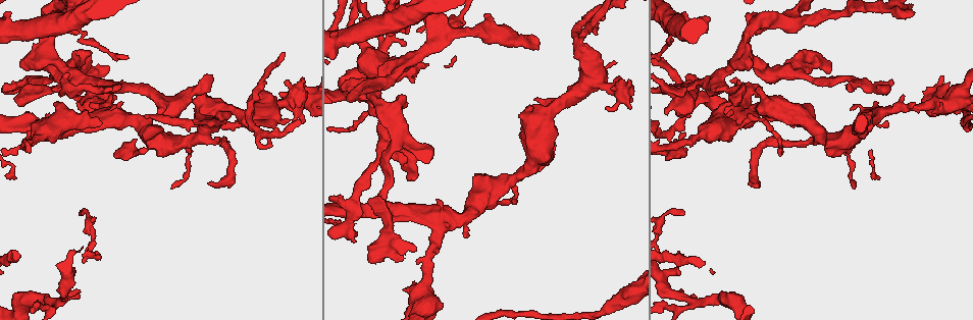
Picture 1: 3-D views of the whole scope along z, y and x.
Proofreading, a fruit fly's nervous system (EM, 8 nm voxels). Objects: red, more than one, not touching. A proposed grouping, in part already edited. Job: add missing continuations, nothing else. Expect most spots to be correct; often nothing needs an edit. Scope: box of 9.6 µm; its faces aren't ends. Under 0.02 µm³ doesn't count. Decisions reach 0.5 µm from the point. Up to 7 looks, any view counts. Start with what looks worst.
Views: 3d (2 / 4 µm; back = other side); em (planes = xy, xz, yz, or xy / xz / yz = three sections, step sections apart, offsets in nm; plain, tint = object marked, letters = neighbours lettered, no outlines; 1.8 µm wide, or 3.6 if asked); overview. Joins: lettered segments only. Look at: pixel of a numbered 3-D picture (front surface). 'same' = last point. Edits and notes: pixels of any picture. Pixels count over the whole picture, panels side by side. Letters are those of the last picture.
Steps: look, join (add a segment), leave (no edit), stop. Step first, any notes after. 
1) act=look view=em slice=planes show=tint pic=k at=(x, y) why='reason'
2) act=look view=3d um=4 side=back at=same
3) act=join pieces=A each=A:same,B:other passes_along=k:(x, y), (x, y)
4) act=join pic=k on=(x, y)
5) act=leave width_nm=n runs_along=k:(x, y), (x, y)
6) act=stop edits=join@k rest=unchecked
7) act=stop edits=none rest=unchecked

act=look view=em slice=planes show=plain pic=1 at=(428, 63) why='stops while still wide'

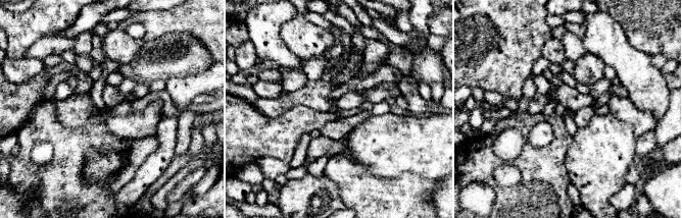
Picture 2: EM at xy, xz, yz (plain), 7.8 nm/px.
act=look view=em slice=planes show=letters at=same why='what lies round it'

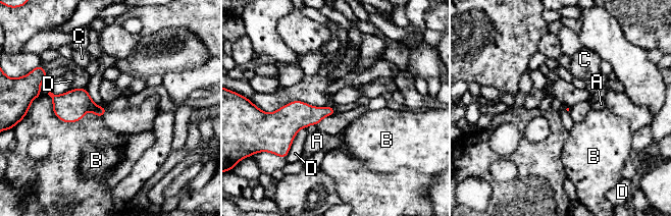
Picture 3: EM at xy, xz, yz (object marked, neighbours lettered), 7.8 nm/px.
act=leave each=A:other,B:other,C:other,D:other border=3:(305, 127), (297, 132), (286, 157) found='no lettered segment goes on from it'

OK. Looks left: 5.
act=look view=3d um=2 pic=1 at=(678, 275) why='free end'

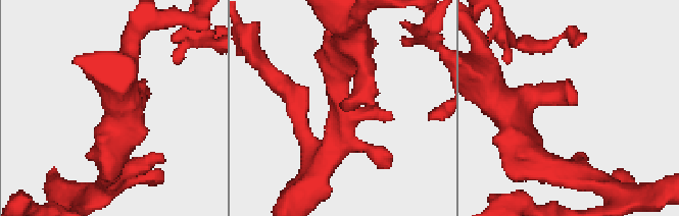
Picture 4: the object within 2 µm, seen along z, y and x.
act=look view=em slice=planes show=letters pic=4 at=(568, 103) why='shape alone is not enough'

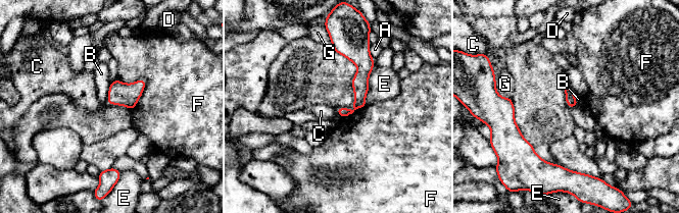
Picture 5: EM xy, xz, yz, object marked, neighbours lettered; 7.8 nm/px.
act=leave each=A:other,B:other,C:other,D:other,E:other,F:other,G:other runs_along=5:(343, 45), (360, 62), (359, 102), (344, 114) found='no lettered segment goes on from it'

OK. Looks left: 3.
act=look view=em slice=planes show=letters pic=1 at=(536, 37) why='free end'

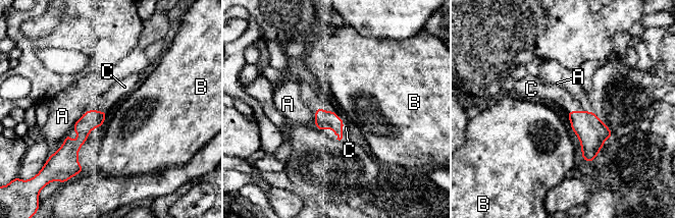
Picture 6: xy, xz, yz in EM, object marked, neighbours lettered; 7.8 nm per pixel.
act=join pieces=C each=A:other,B:other,C:same found='the cell continues'

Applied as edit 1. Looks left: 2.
act=stop edits=join@6 rest=unchecked

